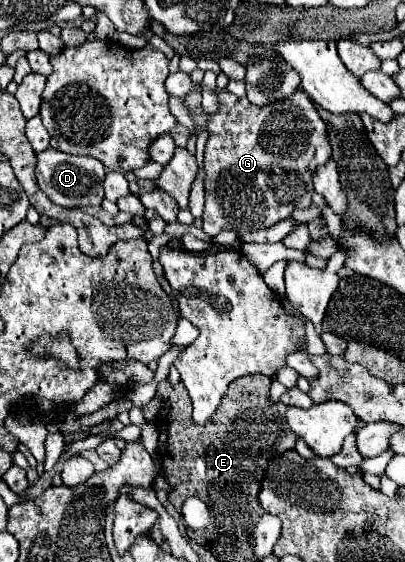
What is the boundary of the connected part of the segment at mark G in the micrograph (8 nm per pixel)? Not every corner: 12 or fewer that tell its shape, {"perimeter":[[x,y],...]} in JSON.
{"perimeter":[[298,86],[216,88],[202,230],[264,230],[312,204],[328,128]]}

